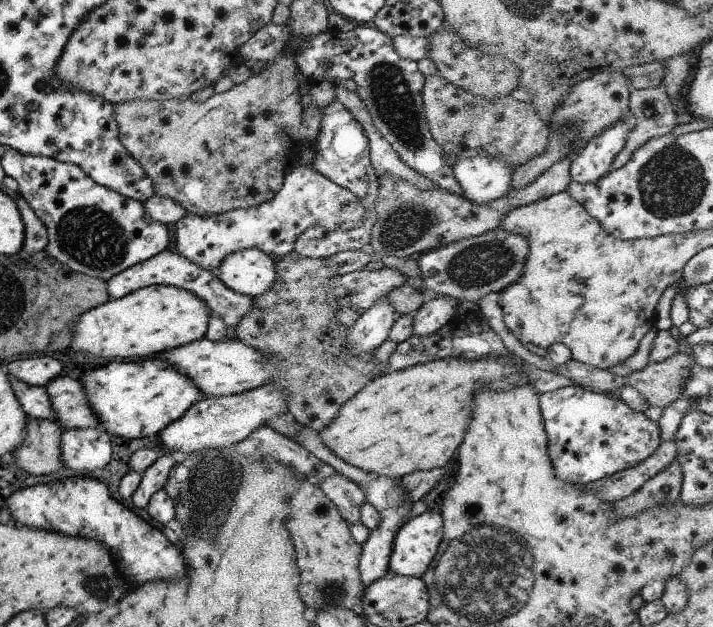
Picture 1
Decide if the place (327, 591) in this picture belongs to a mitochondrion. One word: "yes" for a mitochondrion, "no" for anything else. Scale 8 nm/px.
yes

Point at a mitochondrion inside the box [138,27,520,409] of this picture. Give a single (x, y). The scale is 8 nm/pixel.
(396, 106)

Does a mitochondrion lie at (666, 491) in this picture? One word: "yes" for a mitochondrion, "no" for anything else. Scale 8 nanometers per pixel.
no

